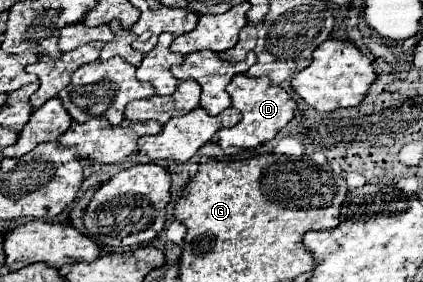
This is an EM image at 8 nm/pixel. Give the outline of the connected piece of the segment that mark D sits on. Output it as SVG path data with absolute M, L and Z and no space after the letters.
M236 75L230 81L230 97L232 107L236 107L242 113L242 121L234 127L226 127L218 131L218 143L224 149L226 155L236 155L238 149L252 149L258 145L264 145L274 139L274 135L294 119L296 113L296 101L290 93L286 93L282 87L272 85L270 79L252 79L246 75Z

